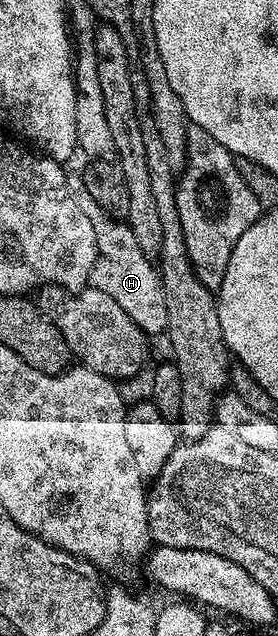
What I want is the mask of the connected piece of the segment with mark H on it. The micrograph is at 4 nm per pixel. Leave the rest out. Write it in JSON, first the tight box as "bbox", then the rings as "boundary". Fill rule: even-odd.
{"bbox":[67,172,168,337],"boundary":[[[68,172],[67,182],[70,193],[77,202],[77,207],[84,213],[84,216],[87,216],[97,238],[97,259],[91,268],[90,286],[116,300],[124,308],[125,313],[141,327],[143,333],[151,337],[157,333],[164,334],[167,330],[168,315],[162,281],[154,262],[141,251],[137,237],[133,235],[132,229],[126,225],[126,222],[106,213],[93,199],[93,195],[84,185],[80,172]]]}

